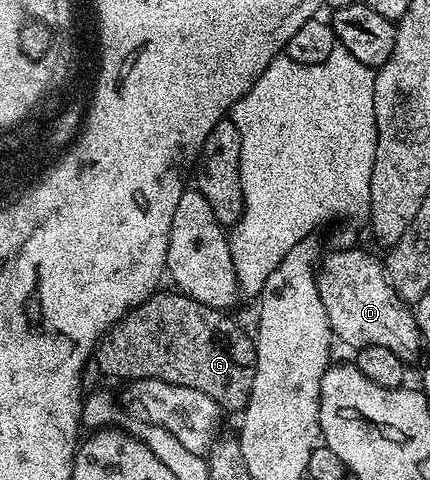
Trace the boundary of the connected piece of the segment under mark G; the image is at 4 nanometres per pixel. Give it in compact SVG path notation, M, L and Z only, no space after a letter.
M156 292L146 298L140 306L134 306L129 313L116 322L95 347L94 365L99 365L103 374L111 378L126 380L156 378L173 385L184 385L205 392L224 411L242 412L250 398L255 372L255 339L246 334L230 317L230 313L201 304L187 294Z

